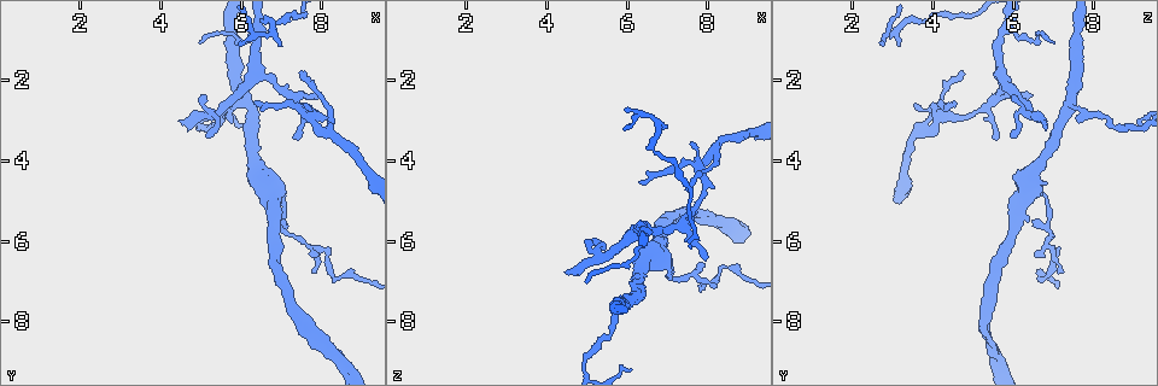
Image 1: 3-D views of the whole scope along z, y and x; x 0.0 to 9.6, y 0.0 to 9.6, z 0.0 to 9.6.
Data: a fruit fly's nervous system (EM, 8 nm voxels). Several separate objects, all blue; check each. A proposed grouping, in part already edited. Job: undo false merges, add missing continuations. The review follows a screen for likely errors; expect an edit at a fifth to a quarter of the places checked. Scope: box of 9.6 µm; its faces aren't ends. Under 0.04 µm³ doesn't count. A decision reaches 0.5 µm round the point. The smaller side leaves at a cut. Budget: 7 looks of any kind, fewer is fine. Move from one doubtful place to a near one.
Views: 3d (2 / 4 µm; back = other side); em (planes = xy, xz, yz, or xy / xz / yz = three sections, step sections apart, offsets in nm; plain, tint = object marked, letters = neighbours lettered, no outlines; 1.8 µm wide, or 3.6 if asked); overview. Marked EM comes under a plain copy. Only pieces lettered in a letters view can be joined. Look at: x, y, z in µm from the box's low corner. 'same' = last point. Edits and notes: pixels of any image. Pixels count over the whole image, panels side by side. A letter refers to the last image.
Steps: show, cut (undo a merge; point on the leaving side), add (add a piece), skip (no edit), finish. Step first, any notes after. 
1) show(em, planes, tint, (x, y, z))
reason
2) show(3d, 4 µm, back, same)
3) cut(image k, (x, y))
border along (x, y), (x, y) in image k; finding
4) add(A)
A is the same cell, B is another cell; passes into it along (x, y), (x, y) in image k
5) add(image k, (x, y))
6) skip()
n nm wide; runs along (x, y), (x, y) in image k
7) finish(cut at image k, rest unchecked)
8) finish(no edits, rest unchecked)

show(3d, 4 µm, (6.80, 5.30, 6.00))
thin arm on a thick one

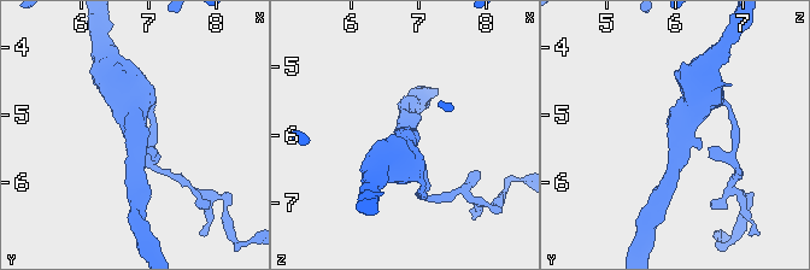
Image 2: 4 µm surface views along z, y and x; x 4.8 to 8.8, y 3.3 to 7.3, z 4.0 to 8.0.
show(em, xy, step 4, tint, (6.85, 5.35, 6.10))
3 arms

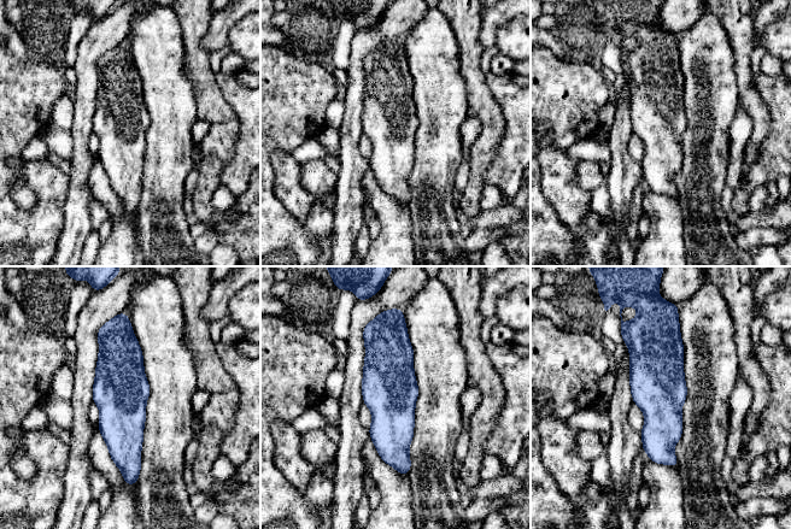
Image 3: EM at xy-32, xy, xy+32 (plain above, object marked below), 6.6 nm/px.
show(em, xy, step 4, letters, same)

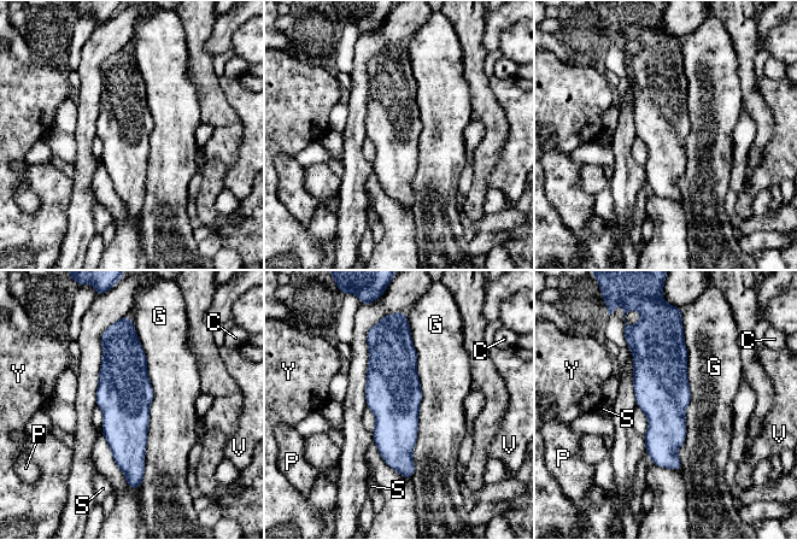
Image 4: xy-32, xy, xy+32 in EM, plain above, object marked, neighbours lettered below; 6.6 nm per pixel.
skip()
G touches over 1100 nm; C, G, P, S, V and Y are other cells; all the same neuron

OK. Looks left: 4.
show(3d, 4 µm, (7.90, 2.35, 6.50))
branch stops here

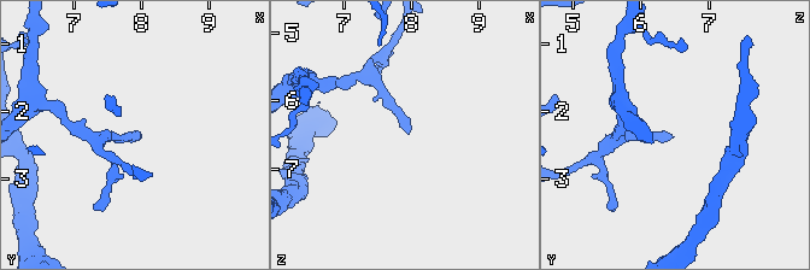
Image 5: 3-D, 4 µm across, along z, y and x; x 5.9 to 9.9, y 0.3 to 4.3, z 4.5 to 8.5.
show(em, planes, letters, (7.95, 2.30, 6.45))
need the tissue

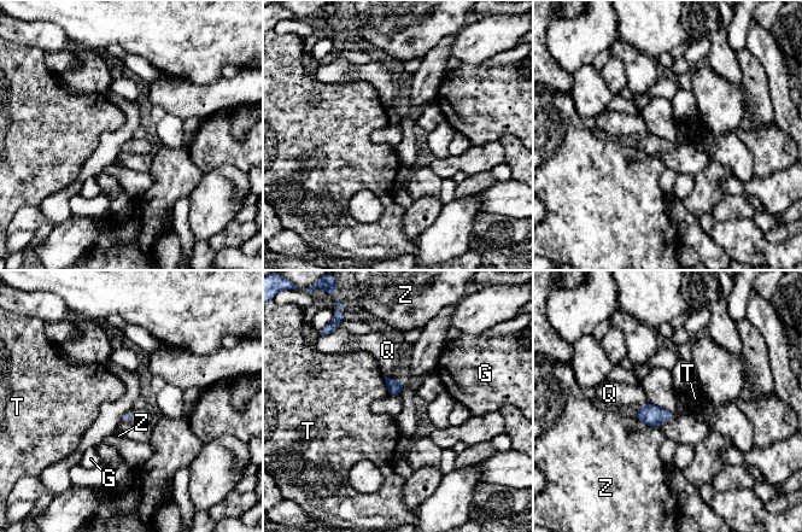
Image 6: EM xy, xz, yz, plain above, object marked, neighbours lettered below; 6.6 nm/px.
skip()
G, Q, T and Z are other cells; border along (382, 375), (388, 395) in image 6; none of them fits

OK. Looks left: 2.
show(em, xz, step 16, tint, (7.80, 2.85, 4.15))
sharp bend

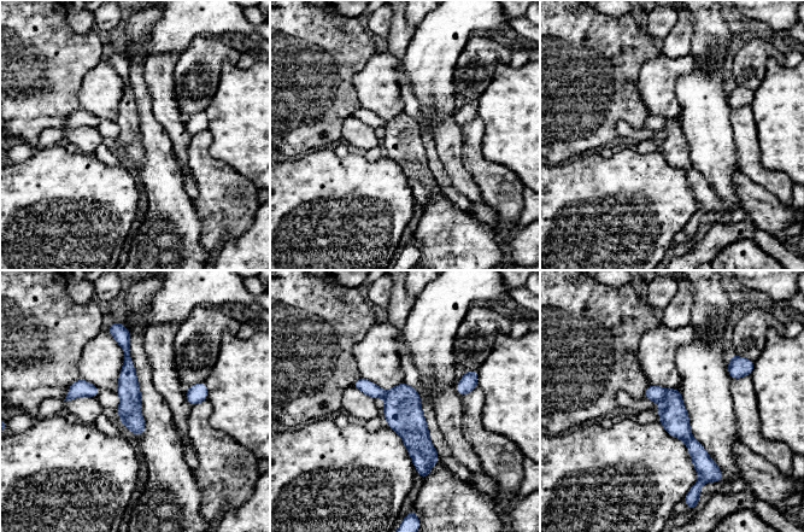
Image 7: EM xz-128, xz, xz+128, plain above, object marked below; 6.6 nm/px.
show(em, xz, step 16, letters, same)
see the neighbours

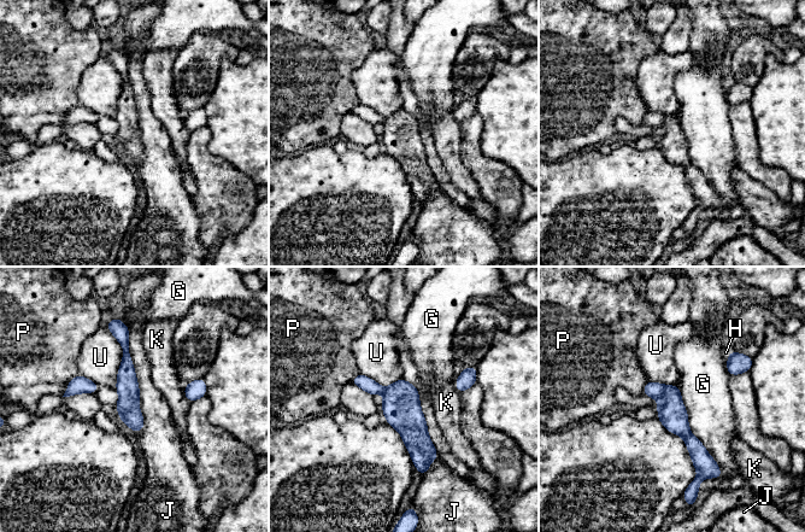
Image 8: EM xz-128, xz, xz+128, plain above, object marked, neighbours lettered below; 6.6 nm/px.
cut(image 8, (651, 389))
G, H, J, K, P and U are other cells; border along (669, 386), (658, 399) in image 8; a second neuron is stuck on

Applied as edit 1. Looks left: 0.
finish(cut at image 8, rest unchecked)

